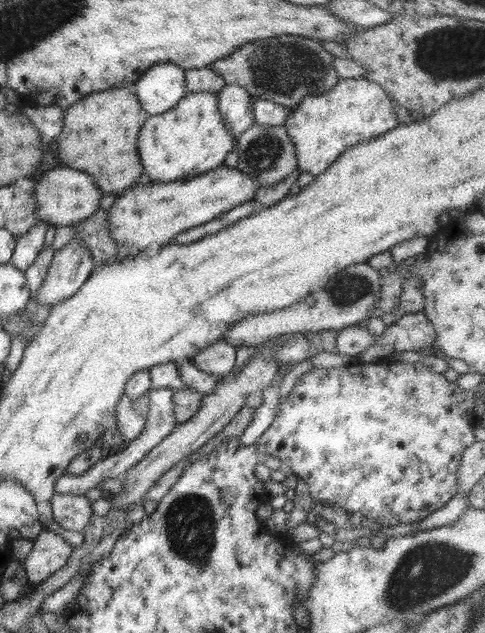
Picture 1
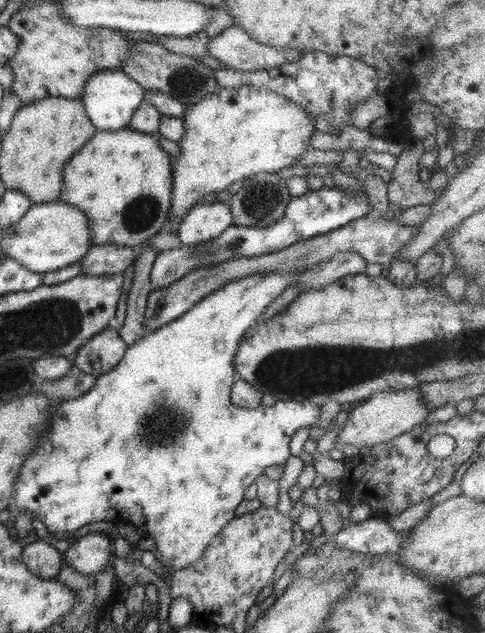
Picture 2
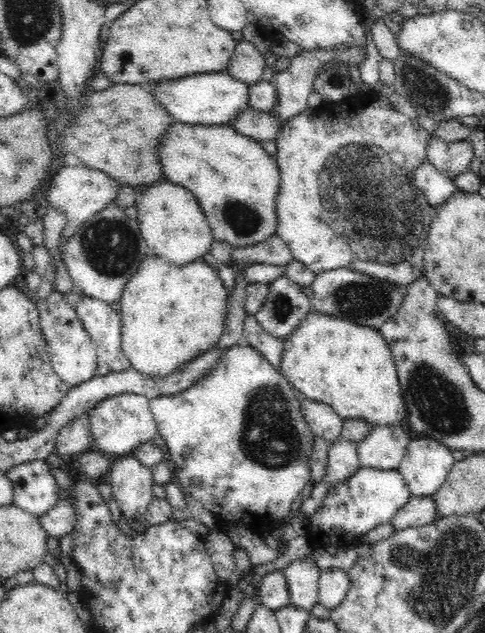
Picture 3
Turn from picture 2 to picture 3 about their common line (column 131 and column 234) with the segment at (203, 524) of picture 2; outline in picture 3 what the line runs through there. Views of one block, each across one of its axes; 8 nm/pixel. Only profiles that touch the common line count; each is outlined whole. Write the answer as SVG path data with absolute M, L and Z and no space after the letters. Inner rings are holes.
M241 342L235 346L225 350L220 363L214 366L206 376L202 376L200 380L196 380L196 384L190 386L188 390L176 393L174 395L162 395L150 399L150 410L155 418L159 436L166 442L166 448L170 454L174 481L179 484L179 488L185 494L188 493L194 497L206 510L210 510L215 516L216 530L226 532L229 526L233 524L242 524L260 535L270 535L271 532L278 528L285 516L290 515L290 508L295 500L299 500L302 491L310 480L310 463L308 458L314 446L315 434L310 430L308 423L304 420L301 413L300 400L290 387L290 383L285 377L278 372L270 363L268 363L260 352L250 347L245 342Z

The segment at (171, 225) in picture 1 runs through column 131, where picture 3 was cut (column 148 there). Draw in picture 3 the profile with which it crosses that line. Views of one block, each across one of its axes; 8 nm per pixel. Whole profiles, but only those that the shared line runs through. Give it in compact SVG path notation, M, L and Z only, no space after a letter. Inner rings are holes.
M164 180L145 188L142 199L135 204L133 215L143 240L146 240L149 254L157 255L168 264L184 266L211 253L215 242L213 231L198 199L183 186Z

